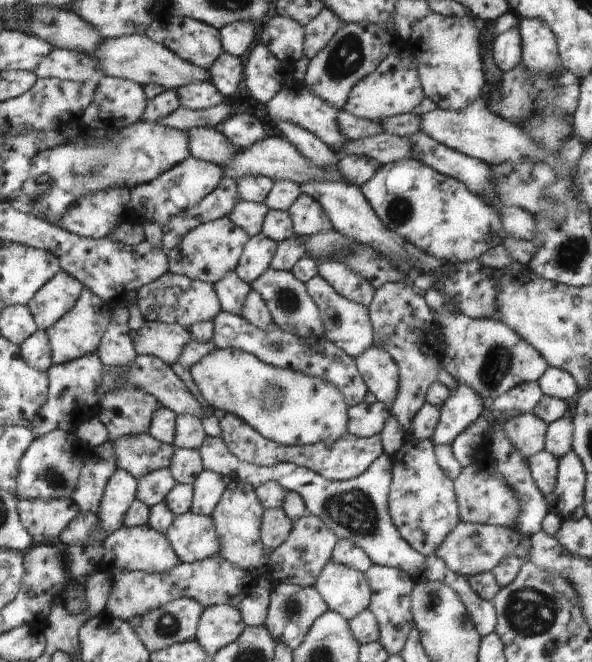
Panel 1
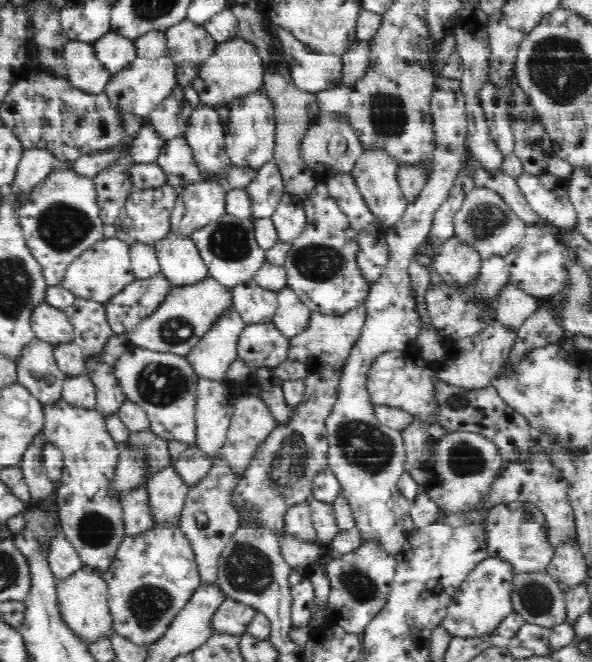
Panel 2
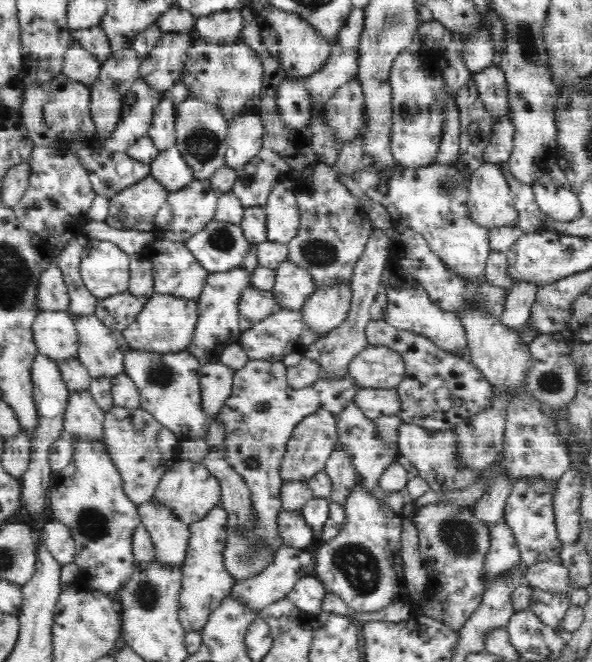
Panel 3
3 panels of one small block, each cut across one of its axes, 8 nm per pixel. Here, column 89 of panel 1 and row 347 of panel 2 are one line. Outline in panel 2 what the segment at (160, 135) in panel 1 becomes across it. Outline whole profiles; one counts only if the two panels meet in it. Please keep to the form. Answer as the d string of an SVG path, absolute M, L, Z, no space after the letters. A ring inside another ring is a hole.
M210 276L175 287L160 309L128 334L130 347L186 357L228 314L235 311L232 289Z

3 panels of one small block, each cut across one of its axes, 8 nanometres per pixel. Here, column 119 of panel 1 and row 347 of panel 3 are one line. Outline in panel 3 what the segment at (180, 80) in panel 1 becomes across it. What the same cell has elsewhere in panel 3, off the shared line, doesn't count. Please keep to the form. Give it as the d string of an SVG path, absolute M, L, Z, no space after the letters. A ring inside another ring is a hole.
M41 310L33 325L39 354L57 362L78 357L79 335L67 311Z

